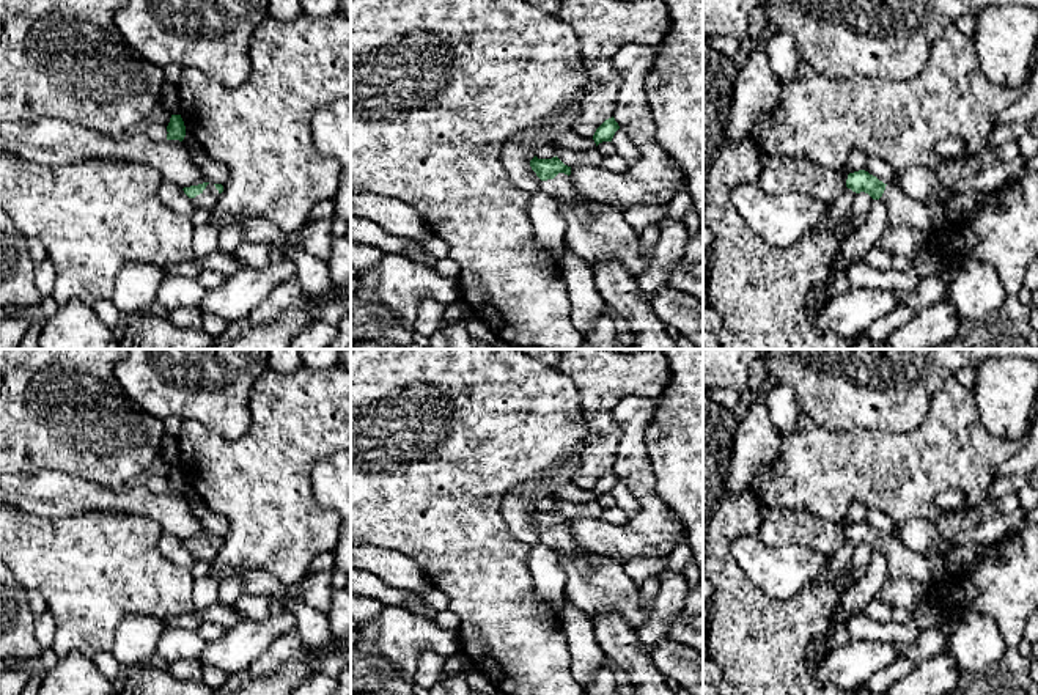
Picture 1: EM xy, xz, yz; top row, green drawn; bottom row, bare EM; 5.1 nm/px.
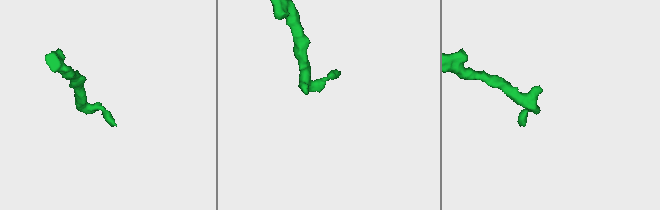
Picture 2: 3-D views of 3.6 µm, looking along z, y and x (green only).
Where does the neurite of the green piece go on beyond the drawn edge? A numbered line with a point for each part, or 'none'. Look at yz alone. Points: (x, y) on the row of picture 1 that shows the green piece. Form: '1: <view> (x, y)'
1: yz (901, 211)

